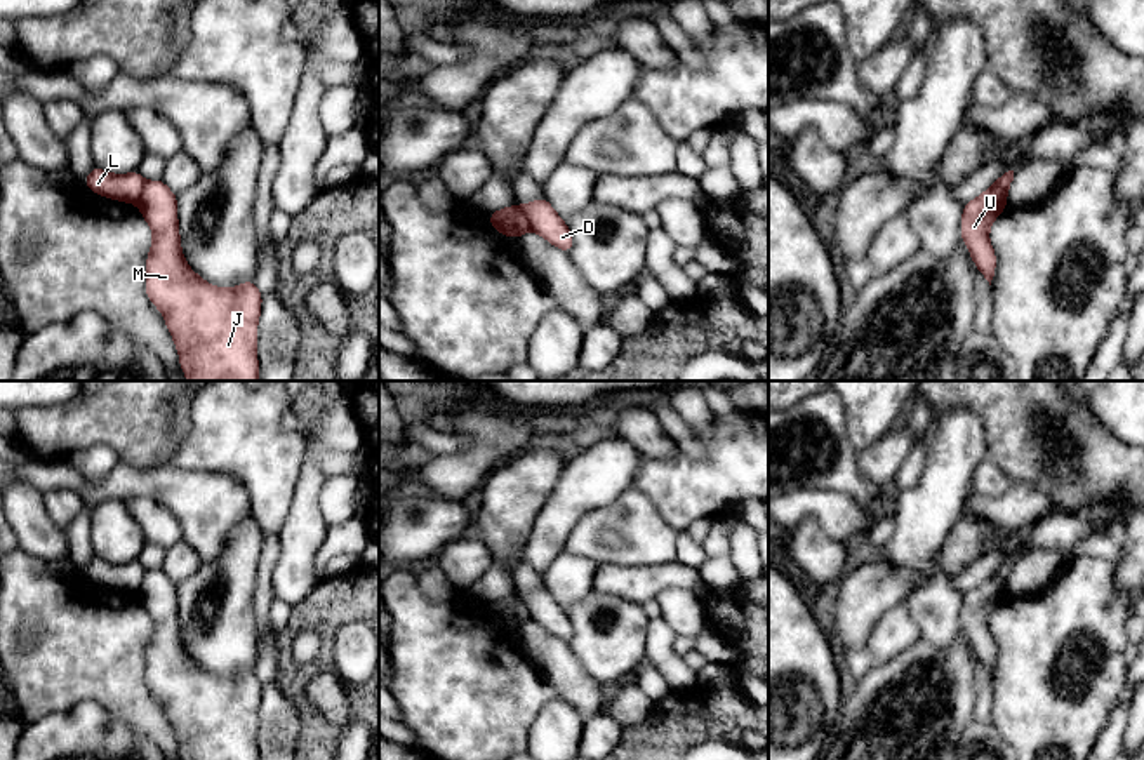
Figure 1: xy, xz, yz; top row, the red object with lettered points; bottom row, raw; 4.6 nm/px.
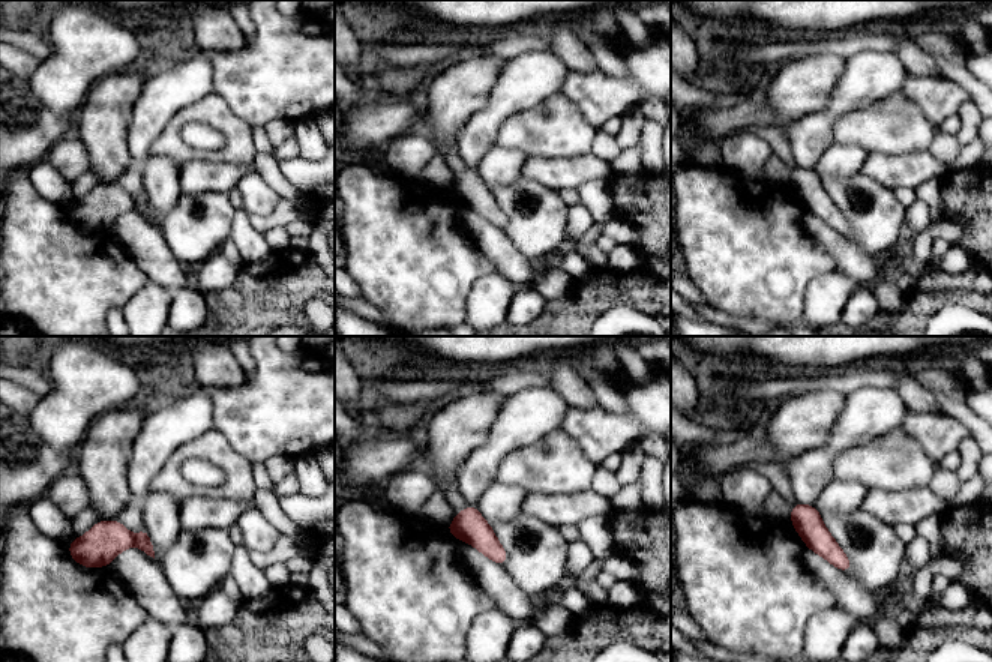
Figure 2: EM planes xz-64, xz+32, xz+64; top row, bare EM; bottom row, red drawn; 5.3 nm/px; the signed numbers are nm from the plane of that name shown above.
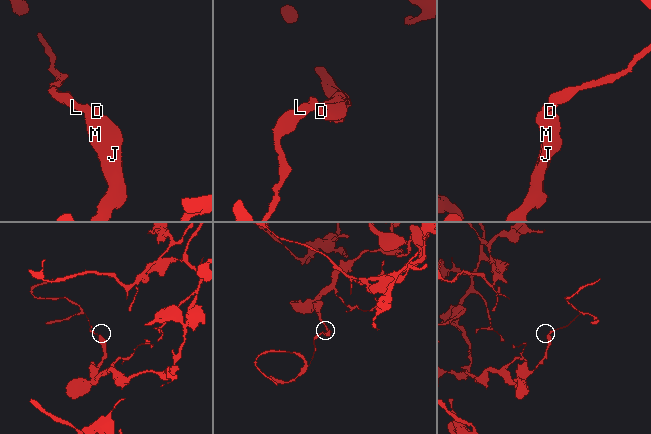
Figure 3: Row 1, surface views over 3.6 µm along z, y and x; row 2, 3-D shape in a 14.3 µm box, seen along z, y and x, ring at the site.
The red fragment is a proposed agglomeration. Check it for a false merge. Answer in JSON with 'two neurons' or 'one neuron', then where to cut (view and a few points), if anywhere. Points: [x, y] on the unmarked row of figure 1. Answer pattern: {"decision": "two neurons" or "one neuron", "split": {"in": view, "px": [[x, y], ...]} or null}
{"decision": "two neurons", "split": {"in": "xz", "px": [[518, 595], [531, 618]]}}

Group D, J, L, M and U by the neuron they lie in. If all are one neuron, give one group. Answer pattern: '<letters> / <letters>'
D J M U / L

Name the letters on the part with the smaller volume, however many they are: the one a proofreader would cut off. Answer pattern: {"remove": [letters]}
{"remove": ["L"]}

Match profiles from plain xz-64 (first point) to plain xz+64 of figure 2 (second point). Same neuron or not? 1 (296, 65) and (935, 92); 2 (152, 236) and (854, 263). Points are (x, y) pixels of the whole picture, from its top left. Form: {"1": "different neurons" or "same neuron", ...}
{"1": "same neuron", "2": "same neuron"}

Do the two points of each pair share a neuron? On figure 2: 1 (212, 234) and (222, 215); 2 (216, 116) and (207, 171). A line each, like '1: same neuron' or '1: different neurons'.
1: same neuron
2: different neurons

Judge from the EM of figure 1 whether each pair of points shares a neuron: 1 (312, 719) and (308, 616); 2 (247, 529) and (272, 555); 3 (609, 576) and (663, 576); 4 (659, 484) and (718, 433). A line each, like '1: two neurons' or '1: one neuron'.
1: one neuron
2: two neurons
3: one neuron
4: one neuron

